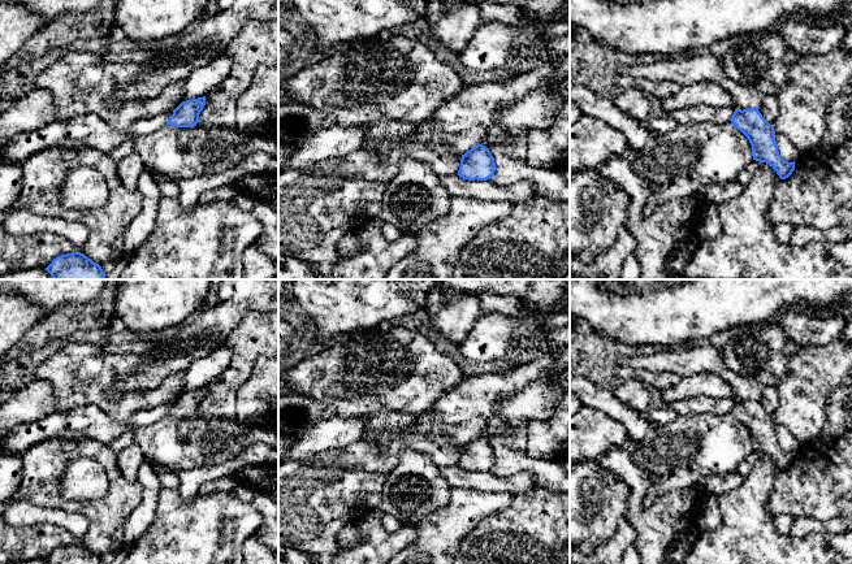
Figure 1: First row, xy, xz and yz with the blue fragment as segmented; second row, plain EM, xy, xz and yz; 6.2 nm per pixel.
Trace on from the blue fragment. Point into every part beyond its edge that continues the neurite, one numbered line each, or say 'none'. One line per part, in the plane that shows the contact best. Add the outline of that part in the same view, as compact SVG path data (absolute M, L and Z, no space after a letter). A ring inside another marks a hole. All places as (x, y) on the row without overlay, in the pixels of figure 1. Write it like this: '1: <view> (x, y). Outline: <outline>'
none

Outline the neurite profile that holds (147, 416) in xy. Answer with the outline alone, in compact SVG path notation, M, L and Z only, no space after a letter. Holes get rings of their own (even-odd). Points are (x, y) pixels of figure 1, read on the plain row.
M173 402L164 405L155 407L155 408L139 409L133 413L133 416L130 417L127 422L127 426L137 429L144 425L153 424L166 417L166 413L172 405L173 405Z

